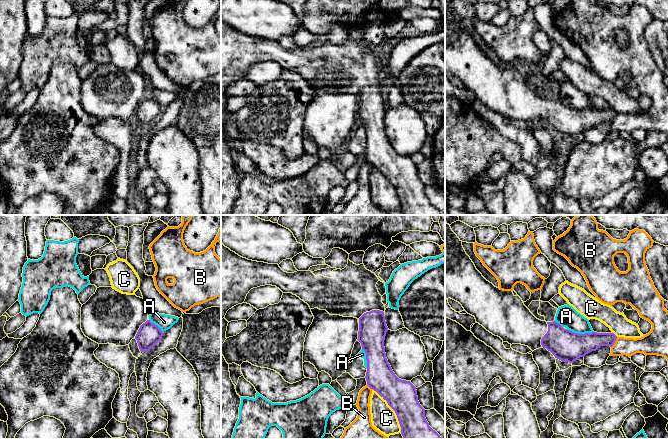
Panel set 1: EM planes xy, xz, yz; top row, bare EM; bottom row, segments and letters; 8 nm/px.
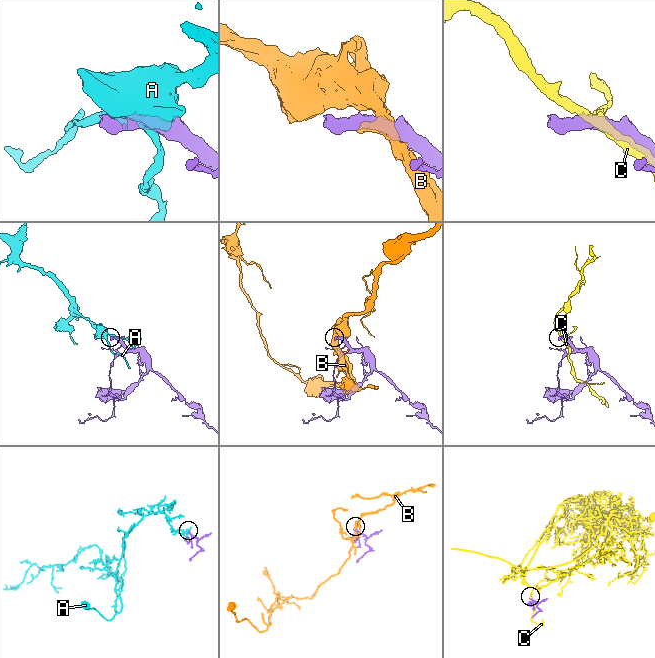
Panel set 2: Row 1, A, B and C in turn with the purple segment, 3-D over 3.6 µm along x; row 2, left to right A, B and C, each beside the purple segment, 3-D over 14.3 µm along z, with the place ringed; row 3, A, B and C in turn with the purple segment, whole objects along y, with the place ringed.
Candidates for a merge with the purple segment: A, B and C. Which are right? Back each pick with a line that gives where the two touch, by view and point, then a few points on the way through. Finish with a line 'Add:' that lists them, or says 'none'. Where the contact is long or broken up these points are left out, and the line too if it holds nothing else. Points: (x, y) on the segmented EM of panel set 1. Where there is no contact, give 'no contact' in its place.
Add: none

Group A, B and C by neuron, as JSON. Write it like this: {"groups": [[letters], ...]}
{"groups": [["A"], ["B"], ["C"]]}

